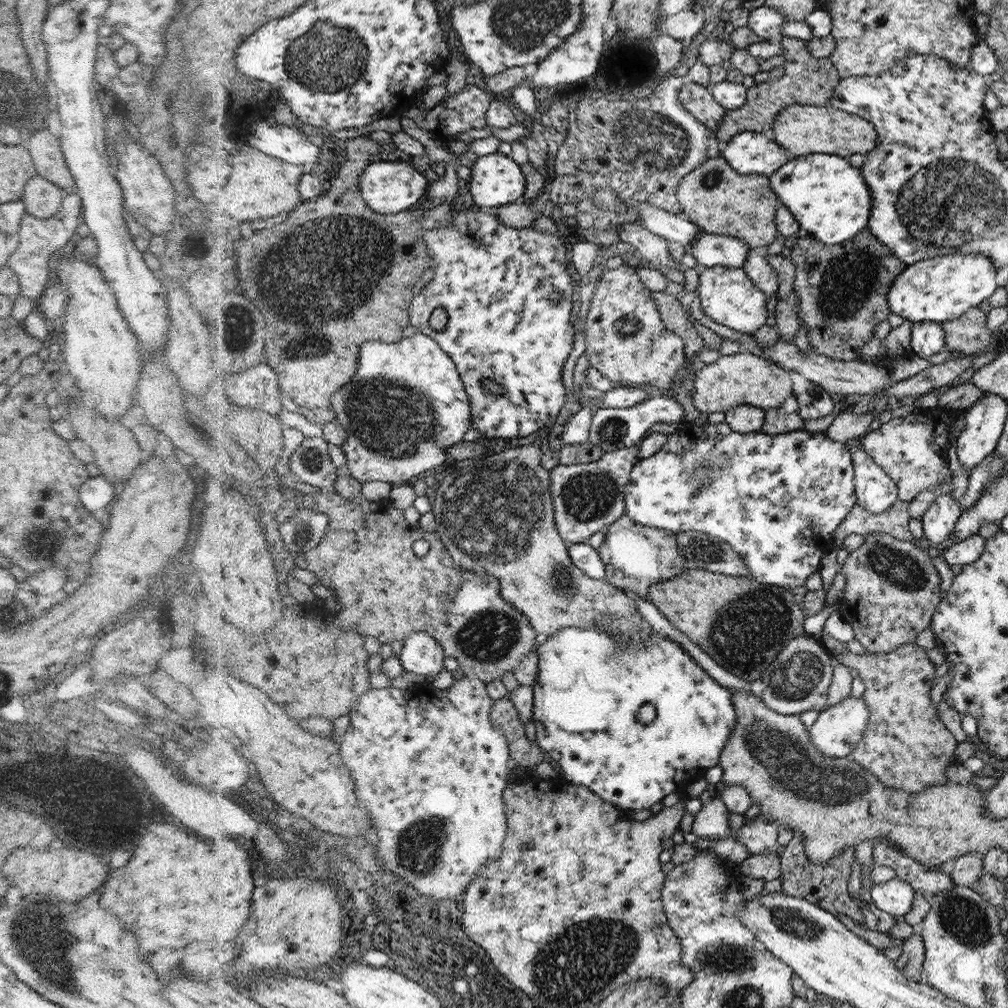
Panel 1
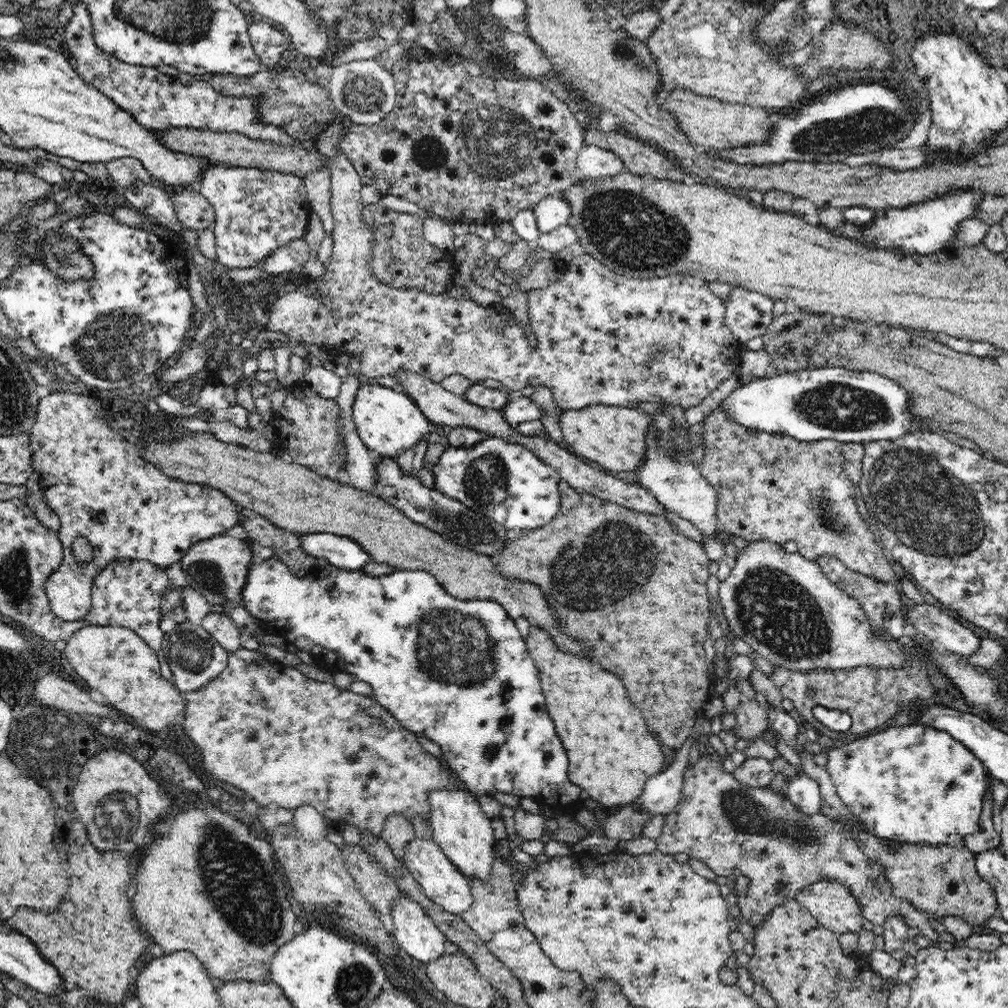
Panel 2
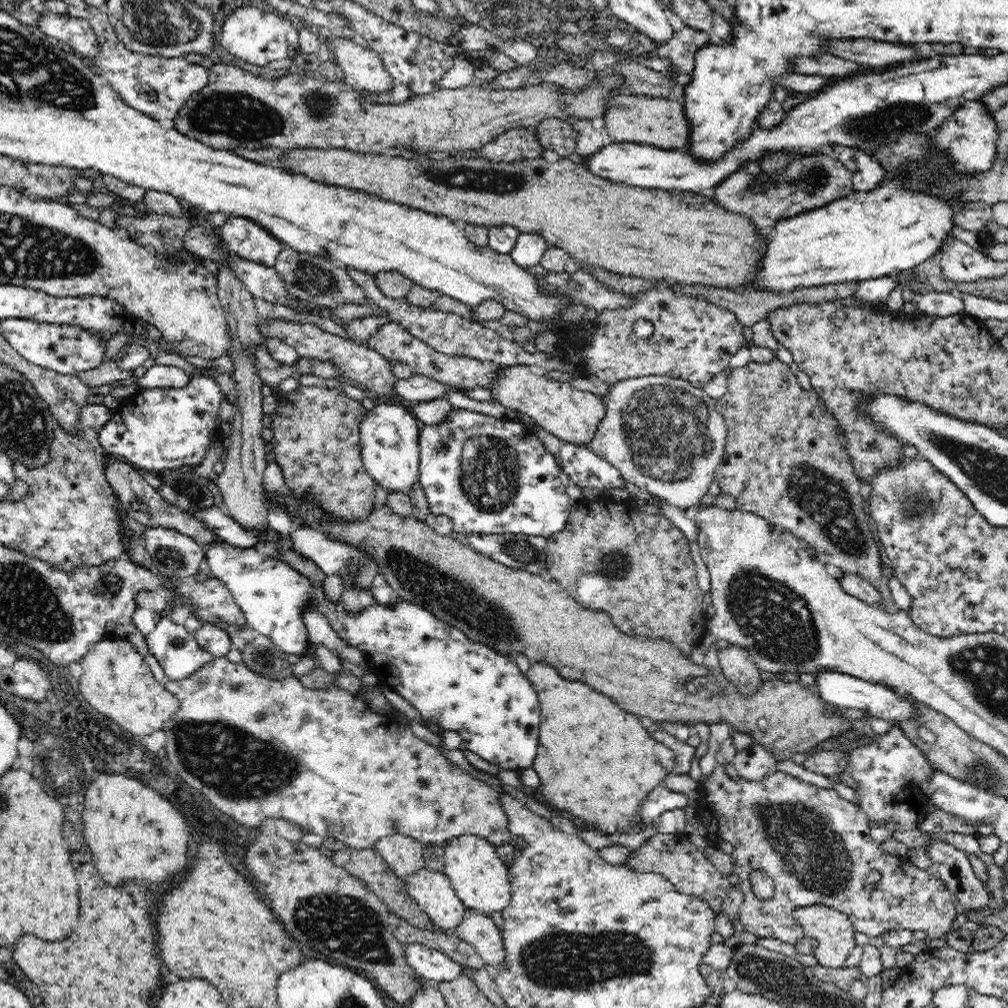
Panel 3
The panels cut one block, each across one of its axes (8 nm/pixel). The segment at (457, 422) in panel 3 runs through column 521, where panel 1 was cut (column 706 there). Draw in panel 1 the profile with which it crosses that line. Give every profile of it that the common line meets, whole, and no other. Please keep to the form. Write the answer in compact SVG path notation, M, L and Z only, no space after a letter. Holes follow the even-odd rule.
M725 421L701 426L683 423L676 433L668 436L658 452L634 465L625 495L626 512L635 523L672 530L678 535L690 531L720 538L743 558L750 578L788 590L804 586L808 576L816 572L812 568L820 566L818 558L822 554L812 554L814 548L820 552L835 548L832 534L857 504L856 468L845 443L833 441L824 431L811 433L798 429L777 435L740 434Z

